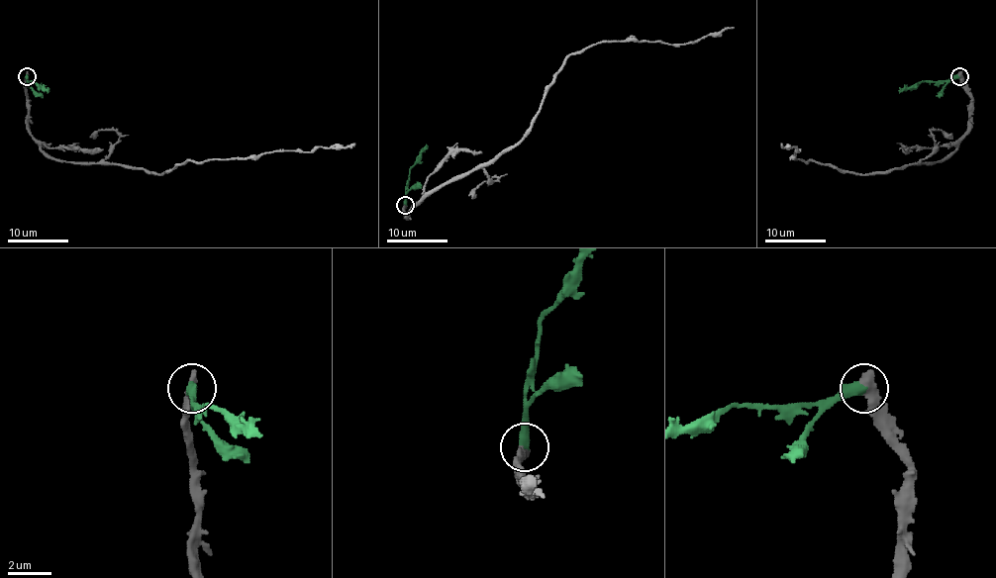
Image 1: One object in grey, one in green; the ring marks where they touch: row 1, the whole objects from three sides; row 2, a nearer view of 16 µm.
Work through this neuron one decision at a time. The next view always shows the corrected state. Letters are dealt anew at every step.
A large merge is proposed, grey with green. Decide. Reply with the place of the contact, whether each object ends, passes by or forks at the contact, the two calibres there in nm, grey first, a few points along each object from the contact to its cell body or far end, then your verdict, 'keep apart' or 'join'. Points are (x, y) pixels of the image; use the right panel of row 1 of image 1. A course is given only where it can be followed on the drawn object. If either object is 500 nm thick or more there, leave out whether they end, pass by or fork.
at (959, 76); grey ends there; green ends there; 480 nm thick on the grey side, 460 nm on the other; grey runs (958, 77), (971, 98), (969, 132), (943, 161), (864, 175), (794, 158), (799, 150), (780, 143); green runs (958, 77), (922, 81), (898, 91); join

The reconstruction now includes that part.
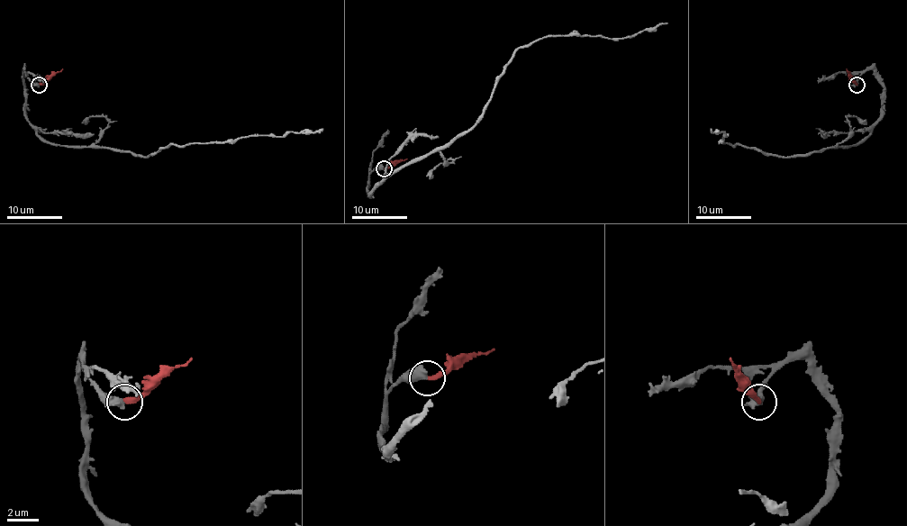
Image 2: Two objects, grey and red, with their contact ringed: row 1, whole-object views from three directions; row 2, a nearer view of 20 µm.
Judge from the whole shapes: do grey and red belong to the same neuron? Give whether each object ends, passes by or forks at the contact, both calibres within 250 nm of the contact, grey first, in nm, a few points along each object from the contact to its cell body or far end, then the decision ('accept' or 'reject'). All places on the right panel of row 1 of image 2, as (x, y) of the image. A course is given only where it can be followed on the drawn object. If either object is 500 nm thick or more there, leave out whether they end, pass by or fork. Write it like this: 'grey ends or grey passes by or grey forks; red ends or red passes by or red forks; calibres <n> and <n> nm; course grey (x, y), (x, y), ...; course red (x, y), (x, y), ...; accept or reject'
calibres 500 and 280 nm; course grey (857, 85), (872, 69), (884, 87), (882, 118), (860, 143), (786, 158), (725, 143), (727, 135), (710, 128); course red (857, 84), (846, 68); accept

